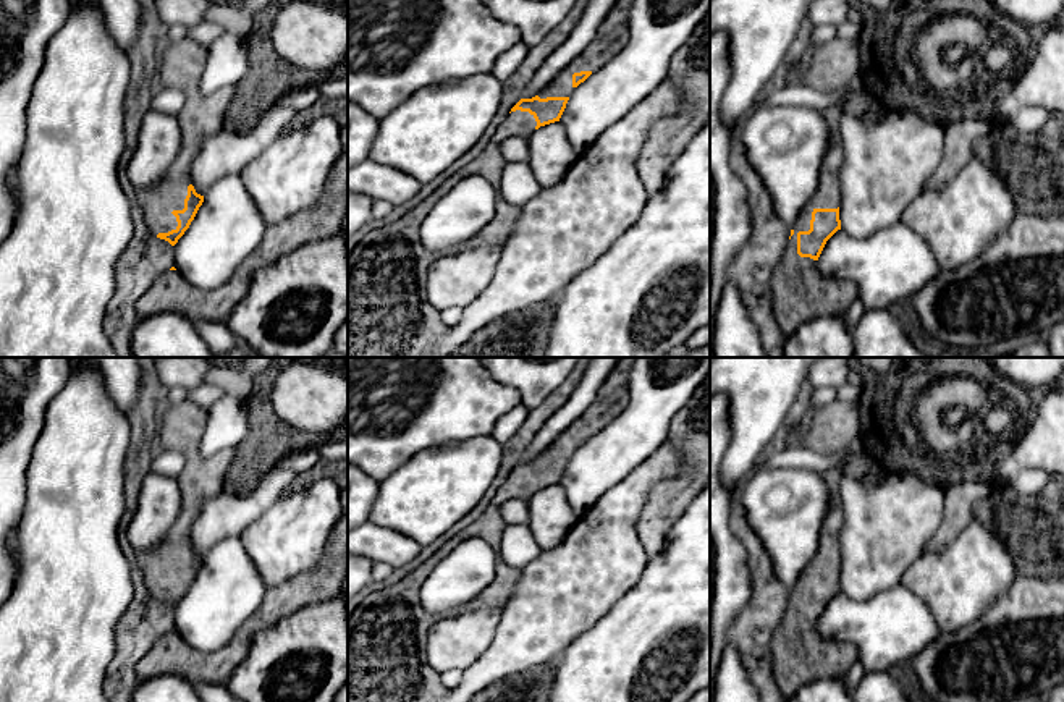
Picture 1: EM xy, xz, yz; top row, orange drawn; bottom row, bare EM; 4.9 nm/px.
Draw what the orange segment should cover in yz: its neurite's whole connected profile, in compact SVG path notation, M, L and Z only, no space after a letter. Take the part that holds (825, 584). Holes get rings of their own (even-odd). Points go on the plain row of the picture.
M839 469L820 474L831 492L831 506L820 527L820 545L813 561L792 586L783 620L771 636L771 666L776 684L791 699L802 686L818 679L844 678L857 660L852 644L825 639L818 620L826 603L841 592L839 531L842 510Z

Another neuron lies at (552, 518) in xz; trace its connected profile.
M559 484L540 488L529 500L529 527L542 550L555 550L568 537L579 516Z

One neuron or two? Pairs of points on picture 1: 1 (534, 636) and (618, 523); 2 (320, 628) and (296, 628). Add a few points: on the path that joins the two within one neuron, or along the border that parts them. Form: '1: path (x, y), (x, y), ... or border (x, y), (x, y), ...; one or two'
1: path (552, 608), (602, 558), (602, 550); one
2: path (314, 628), (303, 628); one

